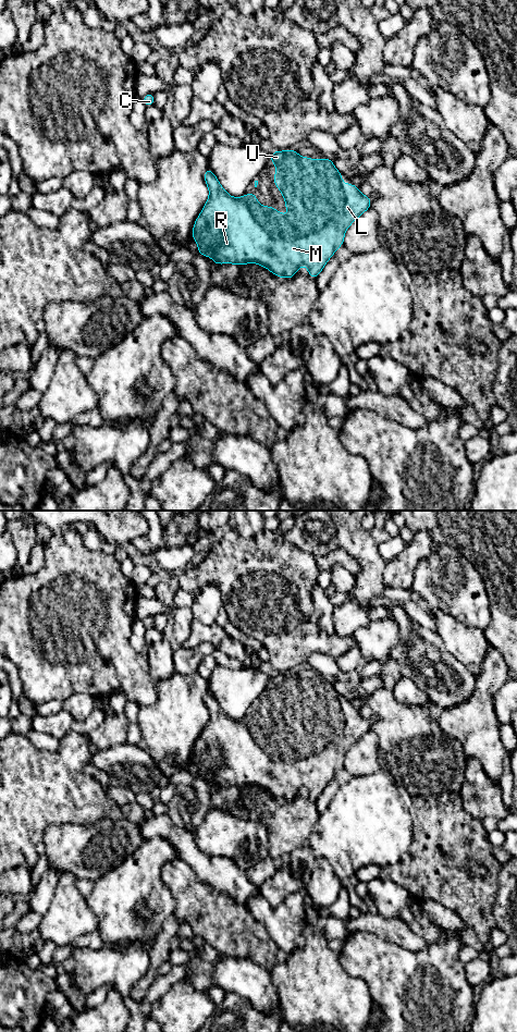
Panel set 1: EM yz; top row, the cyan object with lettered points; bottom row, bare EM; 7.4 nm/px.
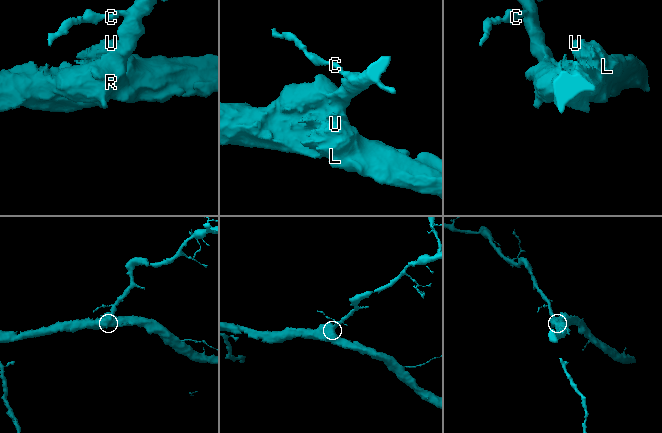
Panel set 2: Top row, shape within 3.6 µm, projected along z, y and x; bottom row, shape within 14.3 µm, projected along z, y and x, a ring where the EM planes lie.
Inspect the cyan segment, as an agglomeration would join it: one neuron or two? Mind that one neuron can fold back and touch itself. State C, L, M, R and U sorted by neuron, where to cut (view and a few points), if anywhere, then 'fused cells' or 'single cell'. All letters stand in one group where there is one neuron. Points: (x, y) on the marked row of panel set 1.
groups C L M R U; cut none; single cell

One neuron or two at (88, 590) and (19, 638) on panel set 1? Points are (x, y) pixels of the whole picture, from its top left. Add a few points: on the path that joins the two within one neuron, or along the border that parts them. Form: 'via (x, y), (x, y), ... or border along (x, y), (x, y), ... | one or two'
via (61, 586), (33, 586), (19, 600), (19, 611) | one

